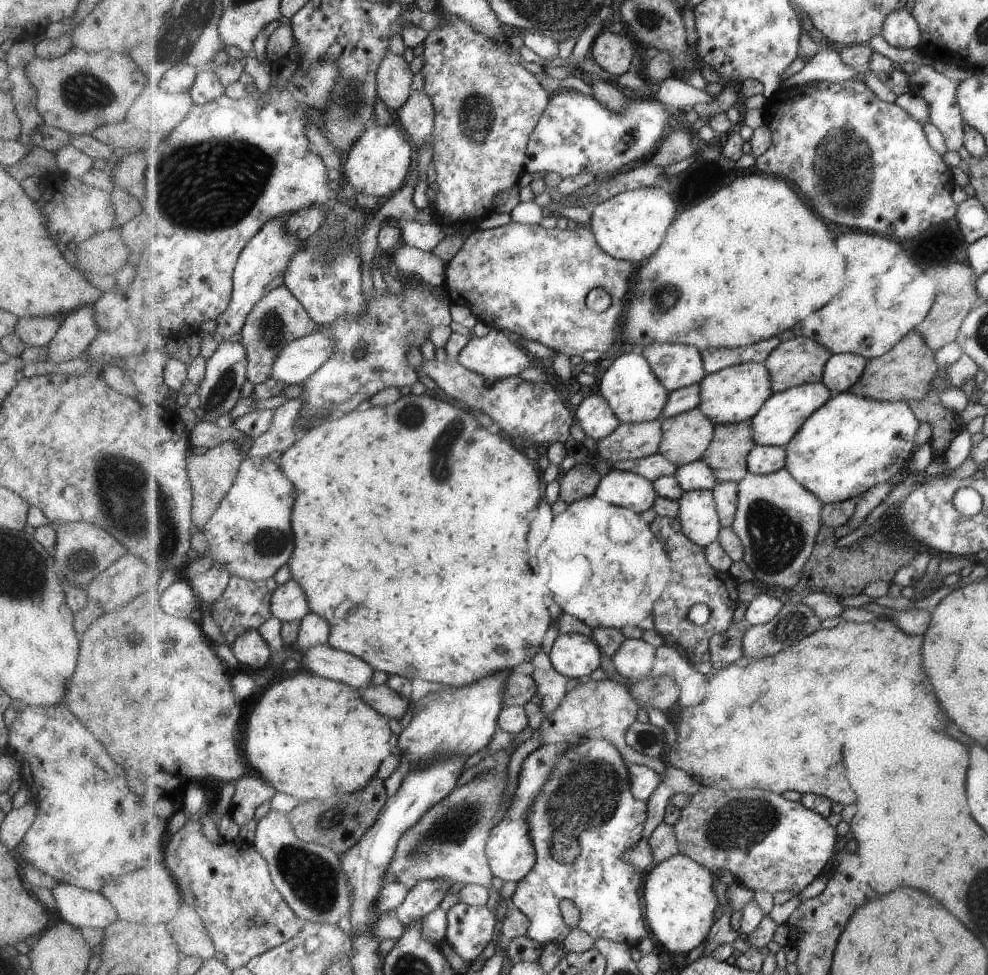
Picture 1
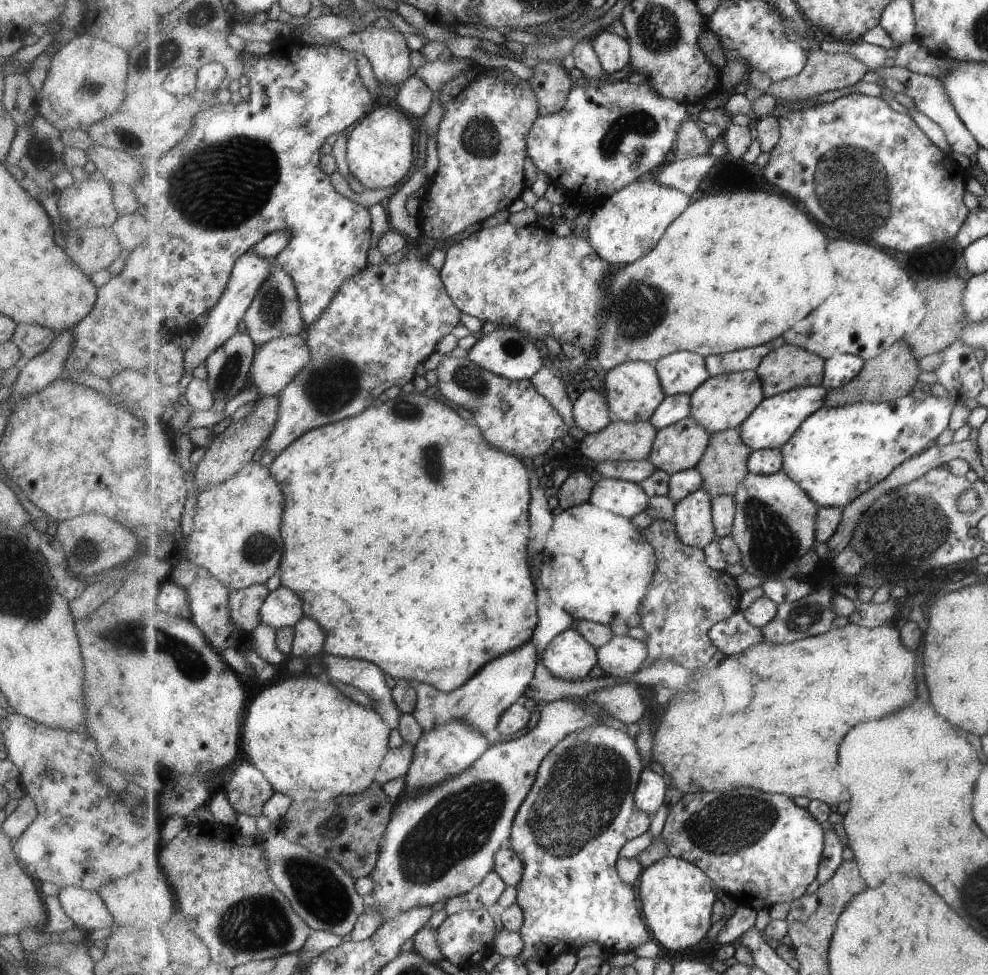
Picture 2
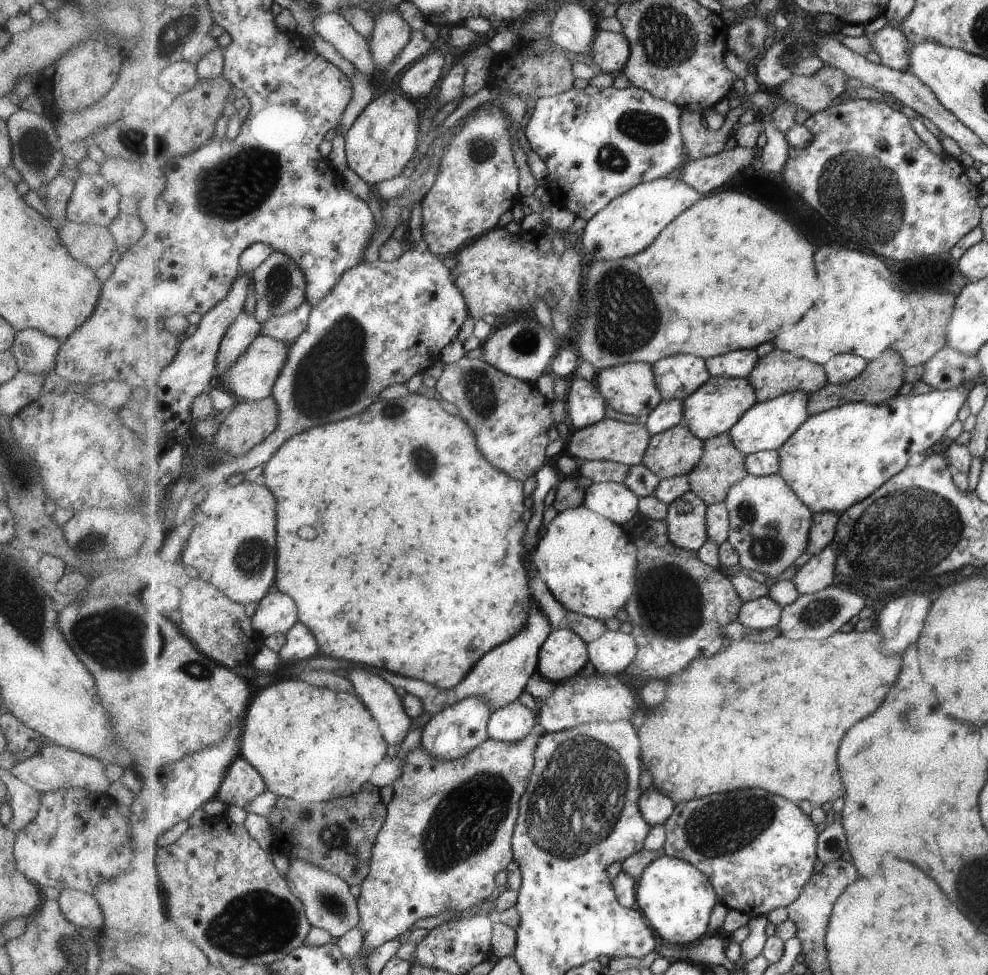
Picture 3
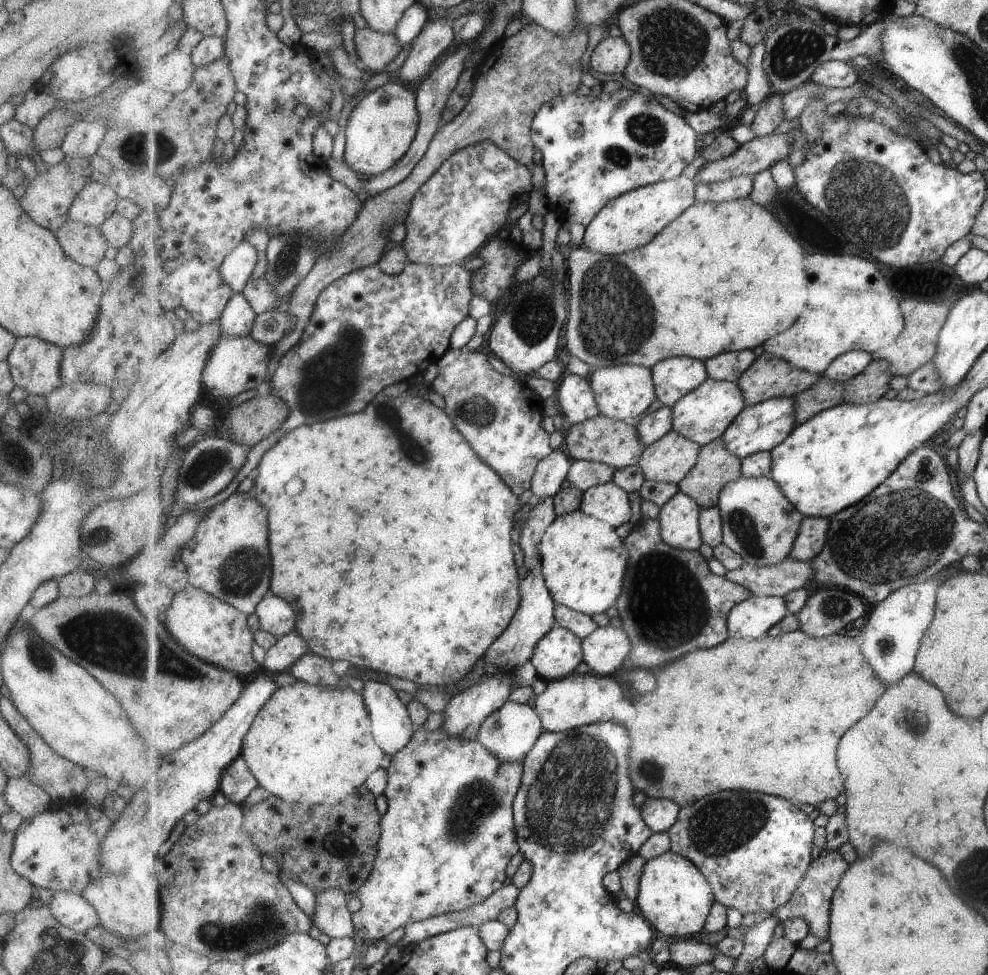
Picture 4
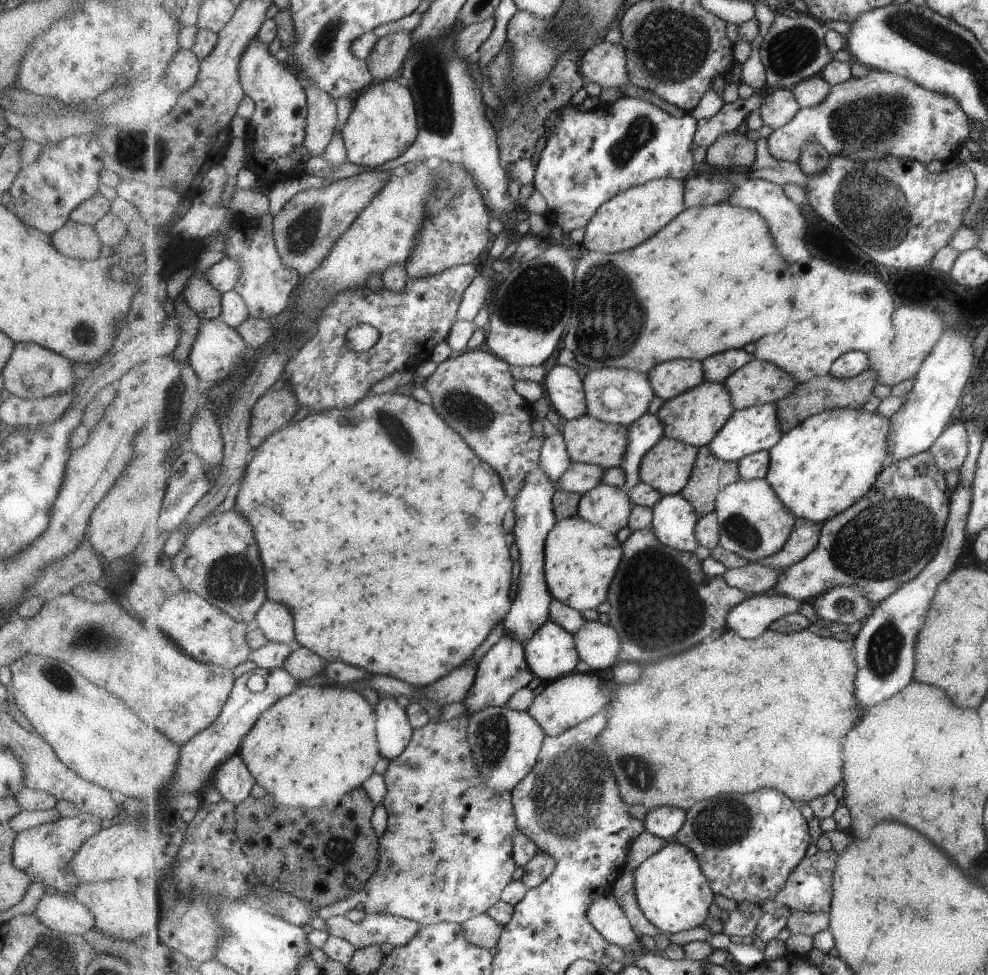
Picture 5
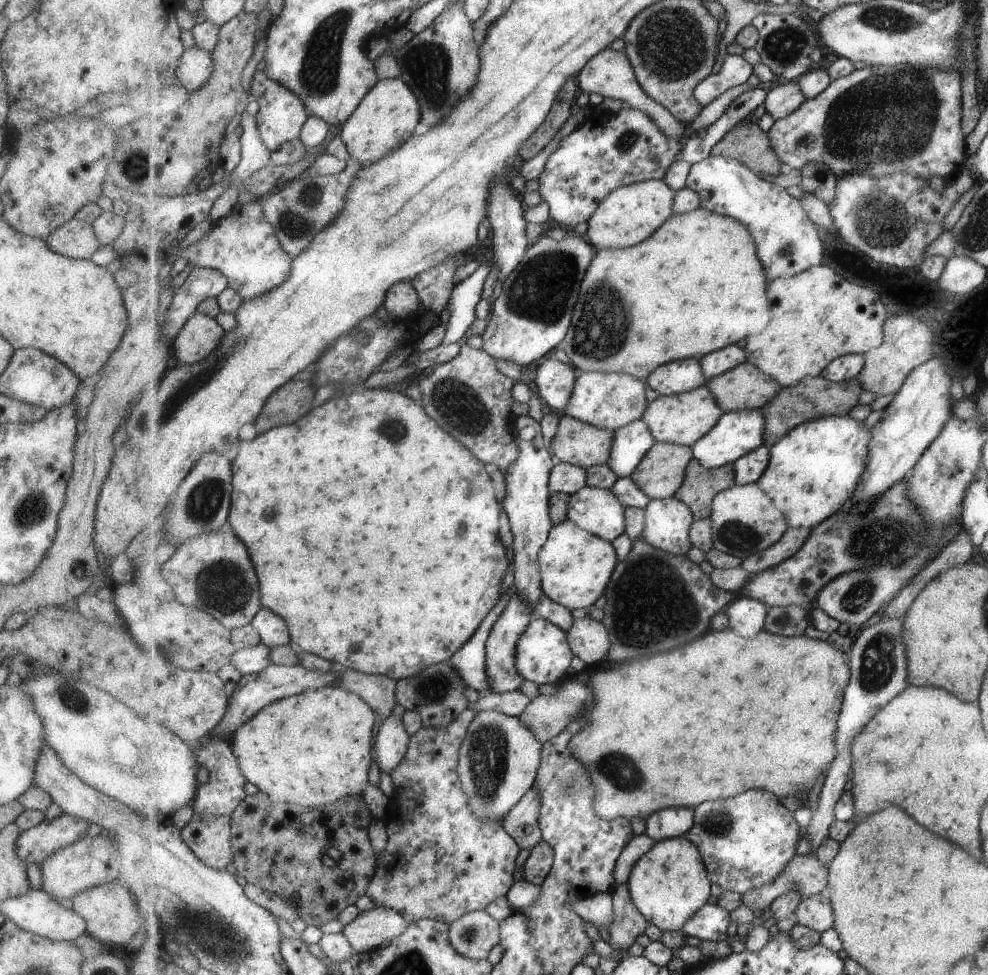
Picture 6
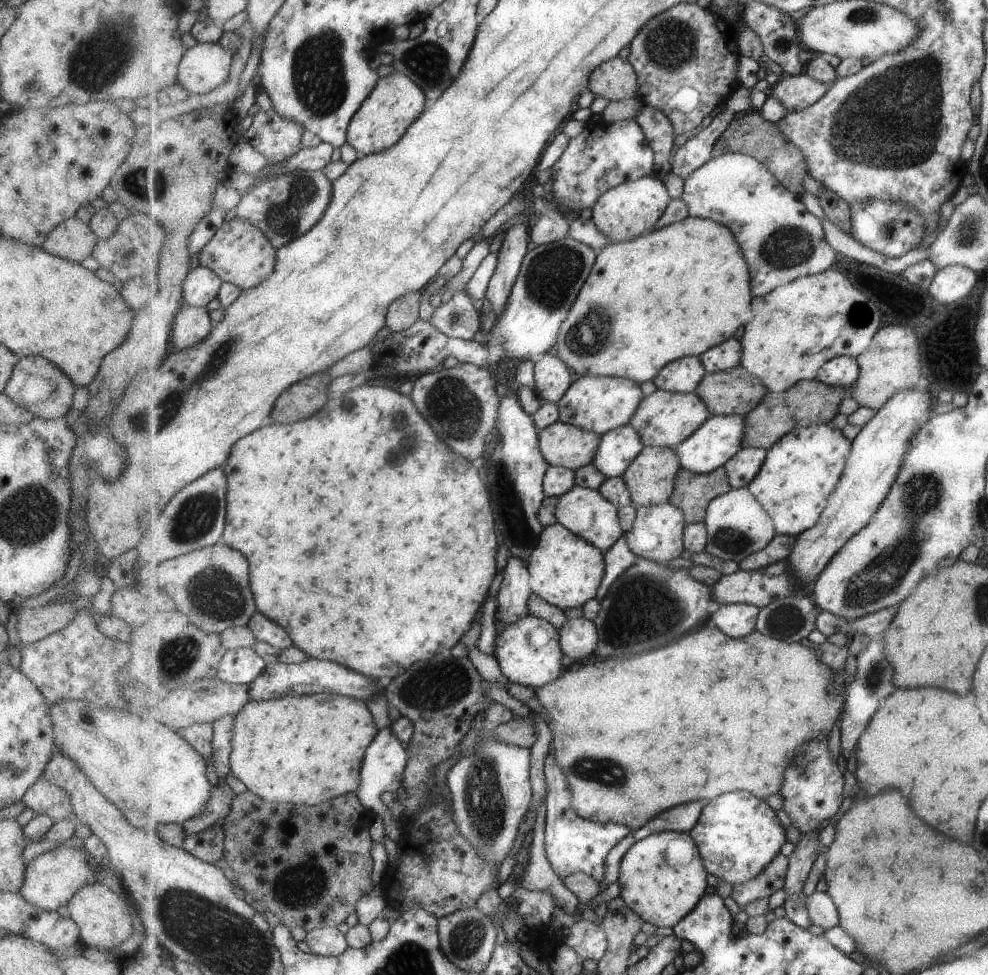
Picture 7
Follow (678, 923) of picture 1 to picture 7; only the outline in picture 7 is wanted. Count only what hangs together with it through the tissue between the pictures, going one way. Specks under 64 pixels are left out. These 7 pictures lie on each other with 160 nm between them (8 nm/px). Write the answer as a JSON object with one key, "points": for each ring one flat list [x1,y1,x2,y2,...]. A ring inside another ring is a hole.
{"points":[[661,831,650,834,647,838,635,842,621,860,618,880,622,888,621,896,645,922,653,923,660,931,666,926,673,929,680,920,693,912,699,901,708,894,709,876,706,865,698,844,689,833]]}

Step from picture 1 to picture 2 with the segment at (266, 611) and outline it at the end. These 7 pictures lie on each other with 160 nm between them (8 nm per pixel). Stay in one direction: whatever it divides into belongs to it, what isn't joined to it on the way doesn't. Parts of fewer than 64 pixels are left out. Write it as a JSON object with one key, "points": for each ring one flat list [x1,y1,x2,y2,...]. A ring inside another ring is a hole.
{"points":[[265,583,230,594,232,620,243,632,250,635,262,623,262,608,270,594]]}

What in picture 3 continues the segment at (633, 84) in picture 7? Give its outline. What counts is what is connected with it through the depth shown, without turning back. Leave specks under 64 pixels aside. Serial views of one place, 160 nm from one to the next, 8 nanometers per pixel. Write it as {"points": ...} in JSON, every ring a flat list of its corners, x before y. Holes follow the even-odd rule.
{"points":[[598,31,594,40,592,58,601,72,623,74,631,51,630,40,623,32]]}

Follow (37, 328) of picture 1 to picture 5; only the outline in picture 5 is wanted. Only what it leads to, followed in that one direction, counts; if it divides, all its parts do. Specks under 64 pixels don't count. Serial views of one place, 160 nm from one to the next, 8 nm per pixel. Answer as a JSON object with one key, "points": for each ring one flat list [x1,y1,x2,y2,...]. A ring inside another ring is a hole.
{"points":[[14,343,13,352,1,370,4,388,22,399,36,399,74,388,72,362,64,356,35,343]]}

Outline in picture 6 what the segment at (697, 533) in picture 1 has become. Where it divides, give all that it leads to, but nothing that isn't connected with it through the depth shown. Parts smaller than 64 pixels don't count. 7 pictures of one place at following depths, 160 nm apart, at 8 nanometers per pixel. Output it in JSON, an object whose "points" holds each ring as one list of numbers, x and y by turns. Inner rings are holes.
{"points":[[677,497,653,499,645,512,646,529,642,538,665,552,687,555,693,548,690,530,695,522,690,505]]}

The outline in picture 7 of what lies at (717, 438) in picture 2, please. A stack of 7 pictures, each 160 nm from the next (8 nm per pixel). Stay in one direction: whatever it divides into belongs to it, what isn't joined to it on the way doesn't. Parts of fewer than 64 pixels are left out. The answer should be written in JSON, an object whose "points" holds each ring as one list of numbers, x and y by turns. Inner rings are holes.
{"points":[[681,467,669,501,683,509,689,525,703,523,711,501,731,489,730,476,725,467,708,473,696,473]]}

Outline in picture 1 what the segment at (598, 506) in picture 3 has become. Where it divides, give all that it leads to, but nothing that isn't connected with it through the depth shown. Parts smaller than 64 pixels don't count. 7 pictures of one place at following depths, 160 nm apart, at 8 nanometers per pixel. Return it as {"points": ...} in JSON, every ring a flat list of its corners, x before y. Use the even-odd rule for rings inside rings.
{"points":[[611,469,599,482,596,495,609,504,629,507,636,513,654,508,659,498,654,481,633,471]]}

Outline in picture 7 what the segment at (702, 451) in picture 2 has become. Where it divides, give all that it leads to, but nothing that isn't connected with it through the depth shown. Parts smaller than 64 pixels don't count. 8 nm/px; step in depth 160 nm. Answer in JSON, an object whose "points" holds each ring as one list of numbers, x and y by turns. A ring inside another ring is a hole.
{"points":[[646,446,623,476,631,491,633,506,639,508,669,501,681,467,675,448]]}

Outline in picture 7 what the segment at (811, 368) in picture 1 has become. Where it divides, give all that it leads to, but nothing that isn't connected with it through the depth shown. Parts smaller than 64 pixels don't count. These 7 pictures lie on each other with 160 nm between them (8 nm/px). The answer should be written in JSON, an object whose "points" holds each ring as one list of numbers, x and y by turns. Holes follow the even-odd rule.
{"points":[[743,365,730,368,726,371,707,373,696,392,710,408,712,415,748,415,761,403,770,390,763,381,751,374]]}

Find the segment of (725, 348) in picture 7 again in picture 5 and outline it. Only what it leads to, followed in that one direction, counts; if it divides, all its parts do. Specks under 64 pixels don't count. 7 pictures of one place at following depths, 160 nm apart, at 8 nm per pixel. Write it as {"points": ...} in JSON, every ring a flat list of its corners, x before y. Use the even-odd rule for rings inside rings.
{"points":[[731,349,711,355,702,361,706,368,706,380,714,383,725,383,731,375,734,375,755,358,755,355,742,349]]}

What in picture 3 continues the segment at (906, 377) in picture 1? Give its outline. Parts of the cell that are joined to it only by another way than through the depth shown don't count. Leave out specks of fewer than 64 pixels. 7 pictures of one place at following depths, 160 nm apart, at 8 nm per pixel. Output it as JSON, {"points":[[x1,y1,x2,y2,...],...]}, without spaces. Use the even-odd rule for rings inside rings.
{"points":[[889,347,886,351,883,351,879,358,869,361,866,370,851,382,845,384,831,384,828,382,827,386,811,394,810,414,816,415,853,401,863,401,874,405,886,403,890,398,897,396,901,386,907,382,906,370,906,360,903,355]]}

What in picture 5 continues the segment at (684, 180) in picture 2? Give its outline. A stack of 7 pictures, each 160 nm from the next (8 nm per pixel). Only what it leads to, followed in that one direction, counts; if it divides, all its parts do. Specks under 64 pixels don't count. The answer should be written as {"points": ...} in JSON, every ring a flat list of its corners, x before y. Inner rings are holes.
{"points":[[870,69,869,74,862,78,851,77,843,84,832,86,832,91,825,97,825,100,822,100,815,106,804,109,801,108,798,112,798,115,795,116,790,123,787,123,781,128,775,129,768,136,767,142,769,143,771,154,775,158,792,163,797,163,799,160,801,160,803,147,805,147,806,144,810,143,811,141,819,141,821,145,823,145,825,148,828,148,828,151,832,155,851,157,856,161,884,159,885,157,891,155,897,158,920,160,925,164,933,162,933,160,940,160,942,163,944,163,947,160,951,160,951,156,953,156,953,154,957,152,957,148,959,148,959,142,961,142,961,140,967,136,967,132,969,132,969,126,967,126,967,124,969,124,969,122,967,122,966,114,961,110,961,106,959,106,958,102,952,96,947,96,943,93,926,89,923,85,917,84,914,80,911,80,907,77,902,77,901,75,896,75,895,73,881,71,879,69]]}

